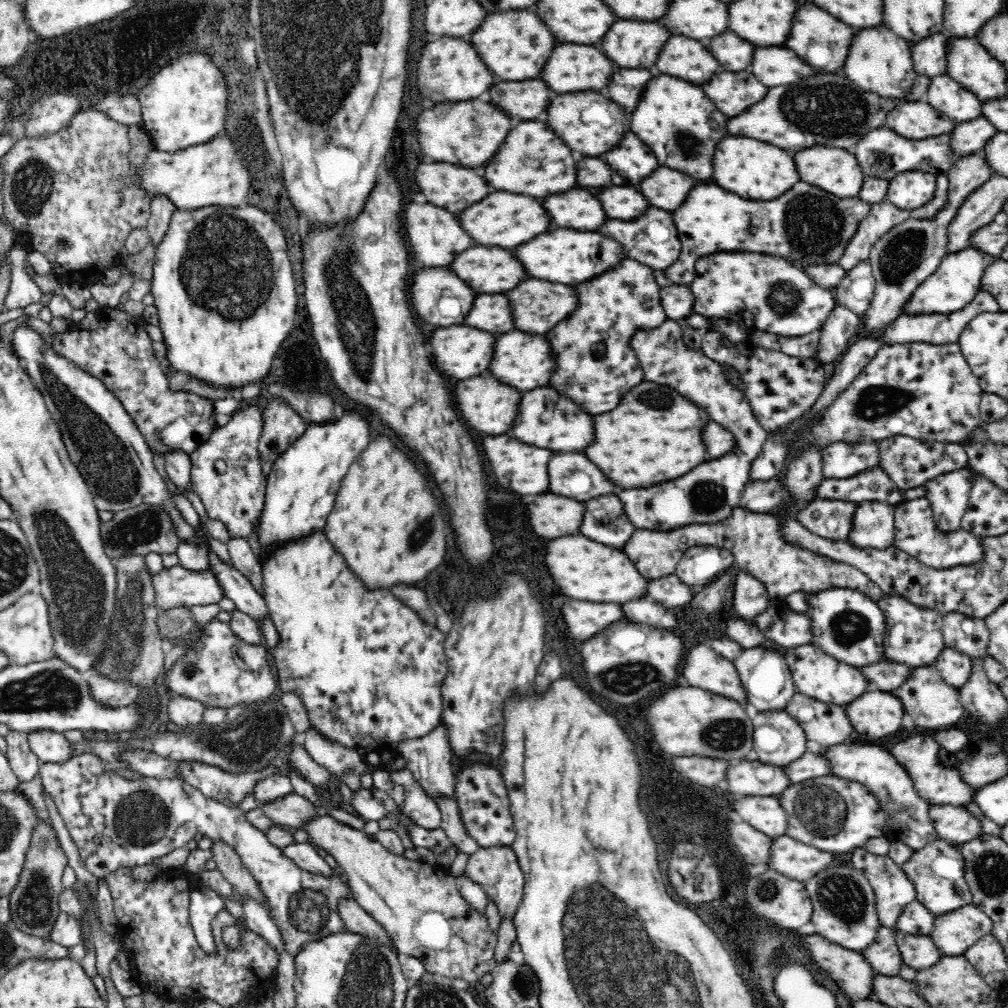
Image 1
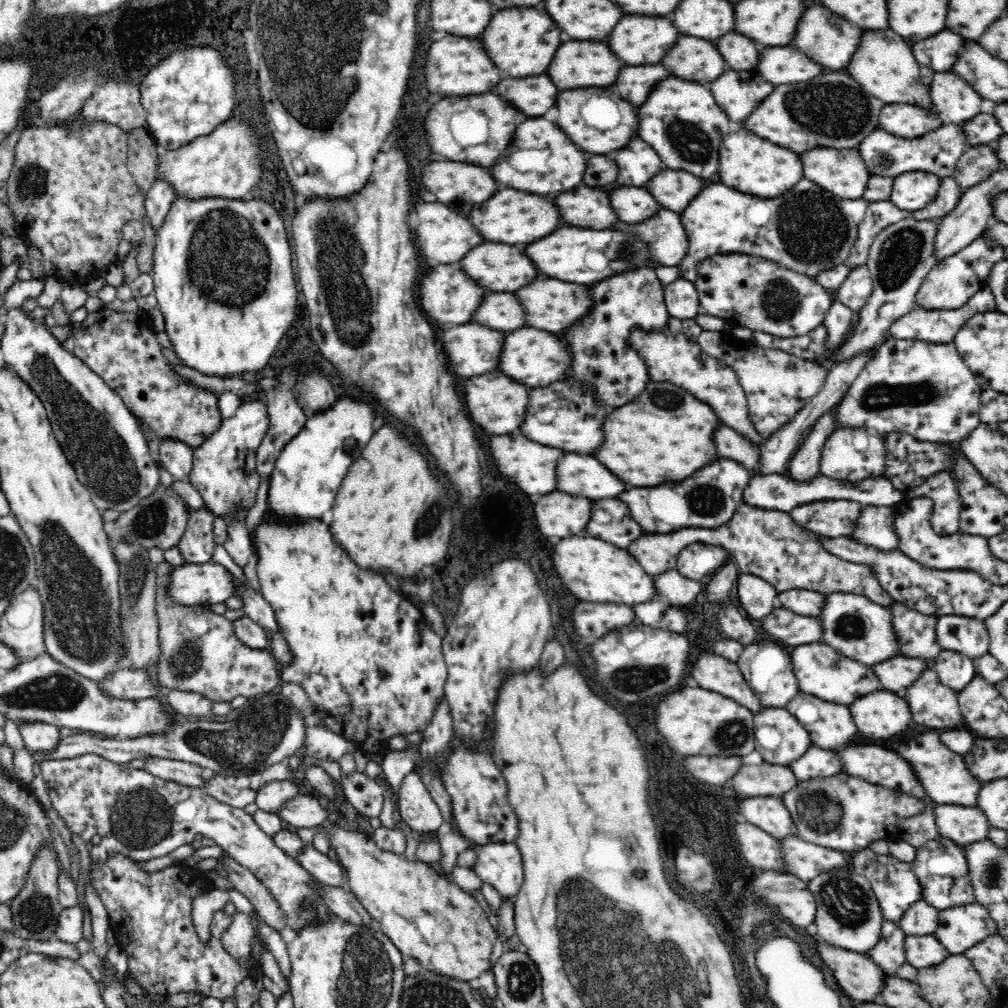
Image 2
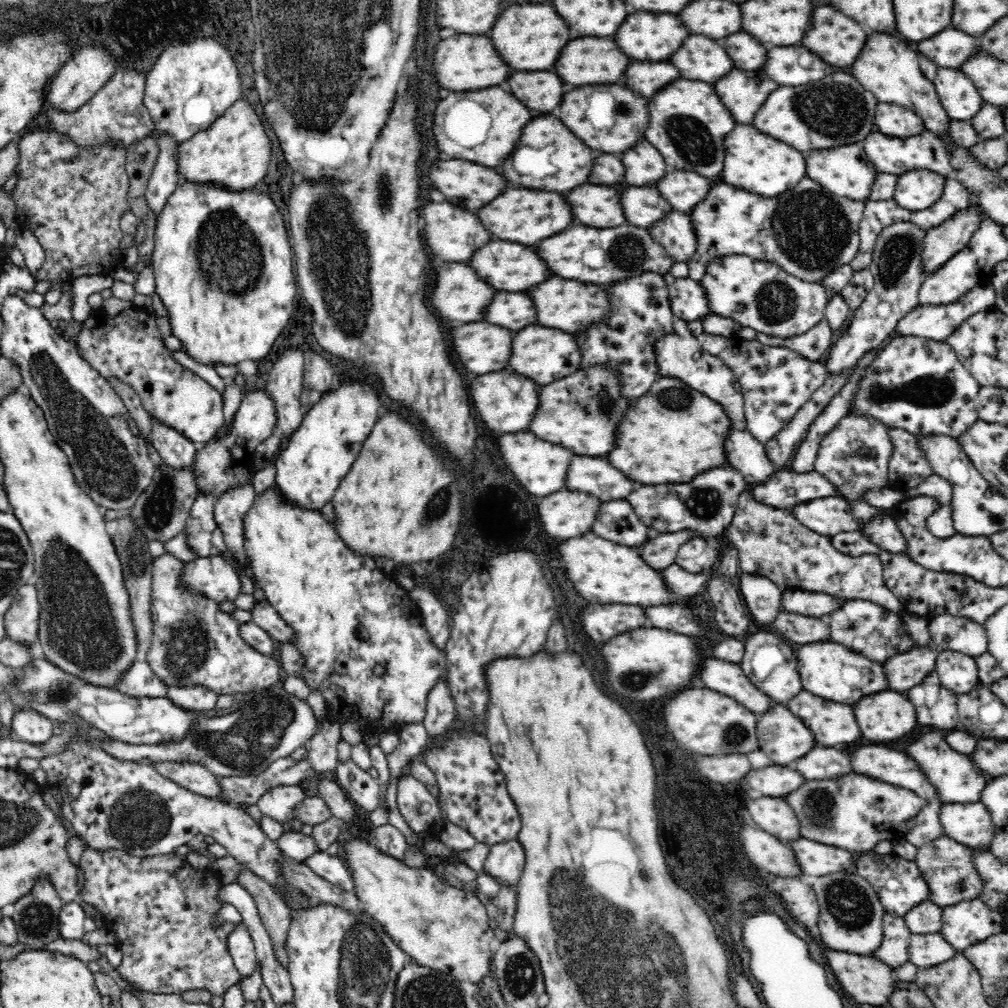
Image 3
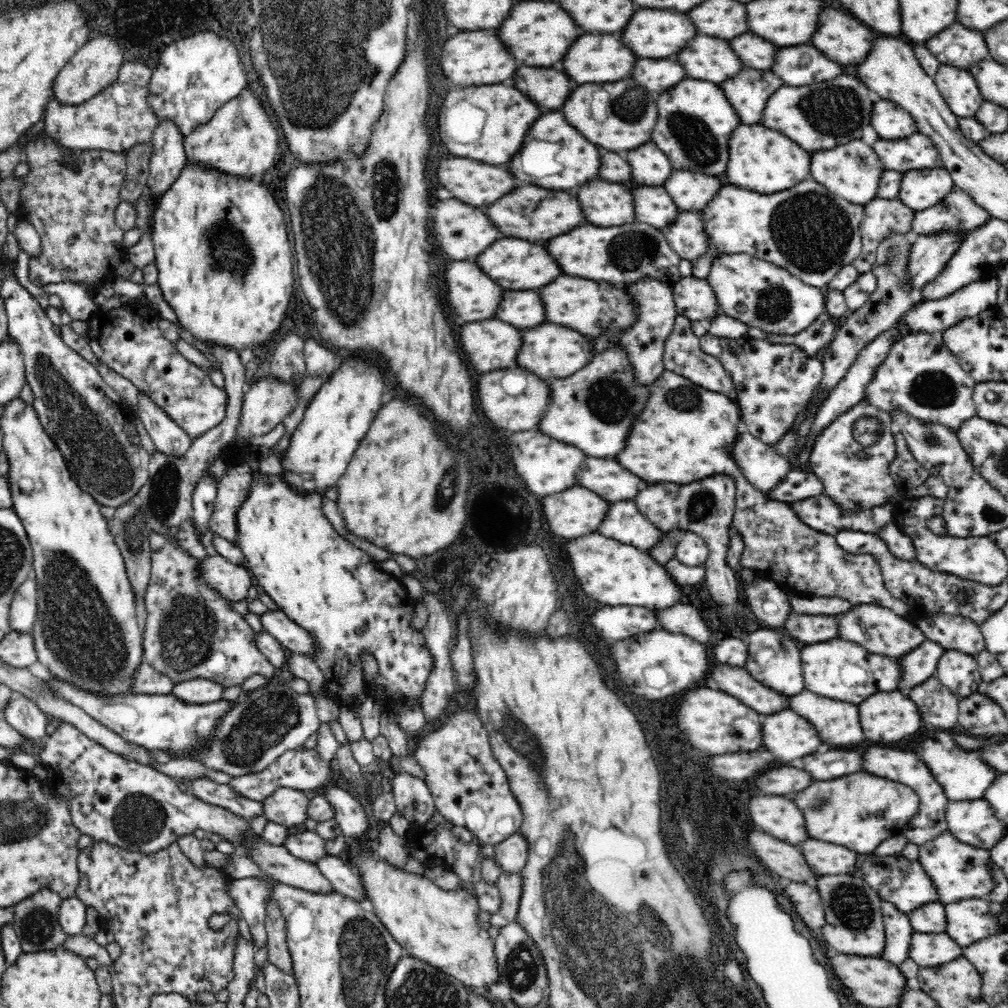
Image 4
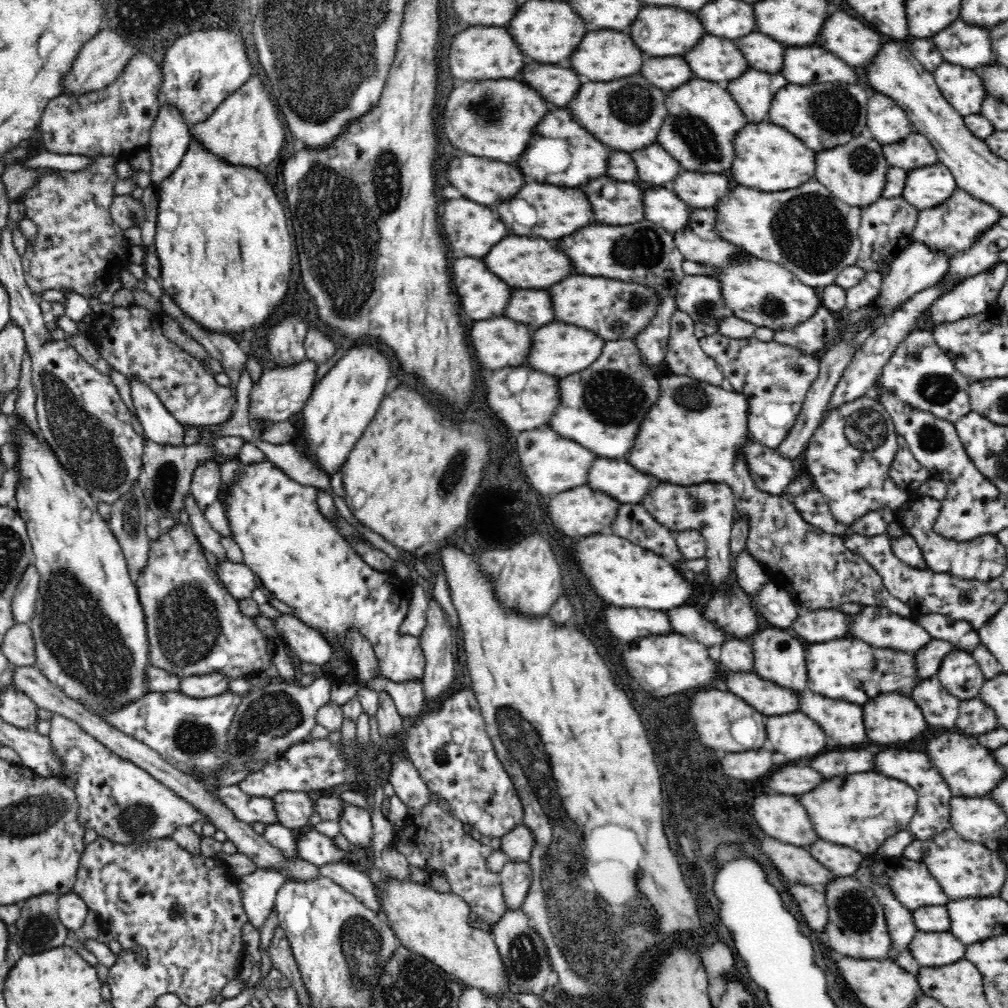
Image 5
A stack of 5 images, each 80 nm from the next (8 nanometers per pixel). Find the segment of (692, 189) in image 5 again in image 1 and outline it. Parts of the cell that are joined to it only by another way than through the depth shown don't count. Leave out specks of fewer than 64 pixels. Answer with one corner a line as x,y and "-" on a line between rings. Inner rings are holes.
658,168
650,178
644,178
638,184
648,204
669,212
676,210
684,202
694,186
696,182
690,176
670,168

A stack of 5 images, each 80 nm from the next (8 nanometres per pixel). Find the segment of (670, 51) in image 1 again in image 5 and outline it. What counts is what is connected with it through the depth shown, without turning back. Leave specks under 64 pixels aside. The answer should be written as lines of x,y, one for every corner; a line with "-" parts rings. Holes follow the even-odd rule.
710,34
702,36
700,44
696,44
692,52
684,54
684,60
688,60
690,70
696,78
712,82
734,80
748,68
744,56
738,52
732,40

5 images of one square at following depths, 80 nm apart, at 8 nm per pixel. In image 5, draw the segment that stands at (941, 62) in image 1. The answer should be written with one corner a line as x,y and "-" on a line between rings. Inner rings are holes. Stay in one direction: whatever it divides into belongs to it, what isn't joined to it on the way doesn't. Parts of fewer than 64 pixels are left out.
954,22
934,36
934,46
943,61
977,70
994,60
990,36
984,28

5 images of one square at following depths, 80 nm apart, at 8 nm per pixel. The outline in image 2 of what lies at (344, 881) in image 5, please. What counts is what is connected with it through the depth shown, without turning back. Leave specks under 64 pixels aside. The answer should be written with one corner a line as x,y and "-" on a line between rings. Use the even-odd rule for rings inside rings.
312,845
304,846
303,850
296,854
296,860
319,882
330,887
342,886
344,872
341,864
315,850

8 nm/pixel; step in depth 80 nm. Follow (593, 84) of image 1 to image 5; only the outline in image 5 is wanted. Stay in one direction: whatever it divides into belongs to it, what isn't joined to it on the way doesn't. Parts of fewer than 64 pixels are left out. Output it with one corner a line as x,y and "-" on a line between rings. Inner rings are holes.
600,30
600,32
588,32
576,48
576,52
570,56
570,66
580,74
586,76
592,82
608,82
624,76
632,76
634,72
640,70
642,64
642,54
634,46
628,34
614,32
614,30

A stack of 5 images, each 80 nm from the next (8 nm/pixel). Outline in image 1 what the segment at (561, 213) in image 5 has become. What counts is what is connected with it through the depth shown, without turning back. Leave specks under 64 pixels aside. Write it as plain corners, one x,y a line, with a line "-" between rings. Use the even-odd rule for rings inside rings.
494,192
484,200
480,200
478,204
472,204
472,208
464,210
460,214
460,226
472,236
474,242
482,246
512,248
546,232
550,226
550,218
546,210
540,206
538,198
510,194
510,192

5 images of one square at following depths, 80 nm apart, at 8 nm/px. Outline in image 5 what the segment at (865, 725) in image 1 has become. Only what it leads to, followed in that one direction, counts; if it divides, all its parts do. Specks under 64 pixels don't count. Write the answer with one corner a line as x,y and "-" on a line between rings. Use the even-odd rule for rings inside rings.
898,692
876,696
862,708
866,734
880,744
914,740
930,726
914,700

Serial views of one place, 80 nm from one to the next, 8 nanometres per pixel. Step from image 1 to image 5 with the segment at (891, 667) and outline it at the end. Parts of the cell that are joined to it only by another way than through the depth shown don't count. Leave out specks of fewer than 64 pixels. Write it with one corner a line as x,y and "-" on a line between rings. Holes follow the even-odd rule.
933,639
926,646
922,646
918,651
912,653
914,663
916,663
914,679
920,682
920,680
923,681
936,675
942,659
952,650
954,650
952,643
948,643
946,640

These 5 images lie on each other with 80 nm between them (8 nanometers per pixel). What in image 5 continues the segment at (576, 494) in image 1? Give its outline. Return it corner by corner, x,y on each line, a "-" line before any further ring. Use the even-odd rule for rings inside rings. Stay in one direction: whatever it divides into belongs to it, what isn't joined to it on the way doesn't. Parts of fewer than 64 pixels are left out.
596,458
592,462
592,468
588,468
586,484
594,490
600,490
604,494
610,494
612,498
620,502
640,502
642,496
652,486
652,476
646,476
632,468
624,460
608,460
608,458

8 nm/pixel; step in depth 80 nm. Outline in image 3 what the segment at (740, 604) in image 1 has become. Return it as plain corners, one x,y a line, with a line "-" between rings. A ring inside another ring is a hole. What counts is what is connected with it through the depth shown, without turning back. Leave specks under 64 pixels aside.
744,573
740,578
739,591
750,617
758,622
769,624
783,610
783,592
768,578

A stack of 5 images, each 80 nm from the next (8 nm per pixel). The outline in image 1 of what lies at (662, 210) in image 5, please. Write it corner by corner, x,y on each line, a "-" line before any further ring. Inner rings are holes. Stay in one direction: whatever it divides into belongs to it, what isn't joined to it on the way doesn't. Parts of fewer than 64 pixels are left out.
612,186
604,188
598,196
604,212
608,214
608,219
633,220
650,208
636,188

